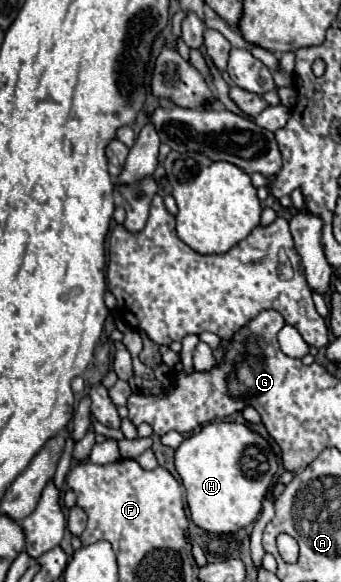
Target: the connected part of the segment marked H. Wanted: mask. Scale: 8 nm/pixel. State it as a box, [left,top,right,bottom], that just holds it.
[175,422,279,534]

